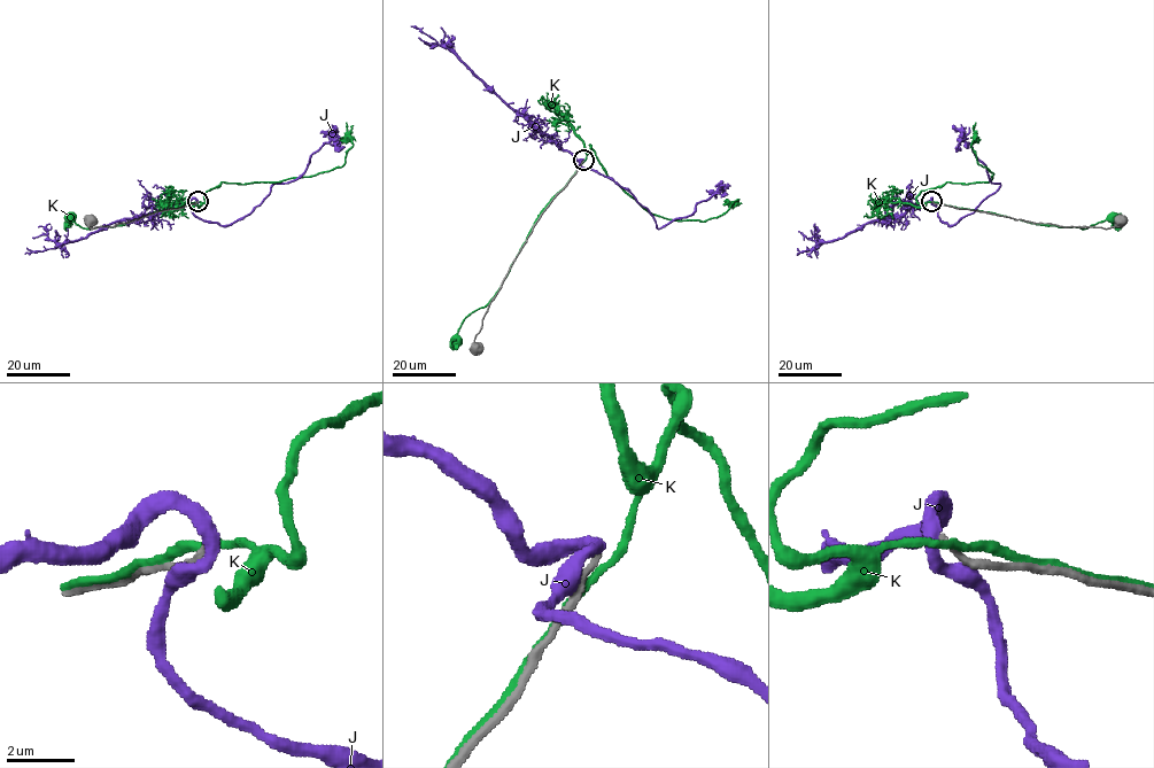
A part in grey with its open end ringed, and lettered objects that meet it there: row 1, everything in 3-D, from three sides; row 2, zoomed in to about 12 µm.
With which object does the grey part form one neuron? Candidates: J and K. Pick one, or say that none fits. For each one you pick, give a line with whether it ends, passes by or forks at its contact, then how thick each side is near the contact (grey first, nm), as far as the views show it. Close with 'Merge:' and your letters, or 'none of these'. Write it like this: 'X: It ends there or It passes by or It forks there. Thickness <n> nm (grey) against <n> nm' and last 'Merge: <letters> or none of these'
J: It passes by. Thickness 190 nm (grey) against 400 nm
Merge: J

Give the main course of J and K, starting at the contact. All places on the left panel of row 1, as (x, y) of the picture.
J: (198, 201), (195, 216), (231, 225), (262, 202), (272, 186), (304, 171), (334, 125)
K: (196, 202), (150, 211), (114, 226), (83, 229), (69, 216)

